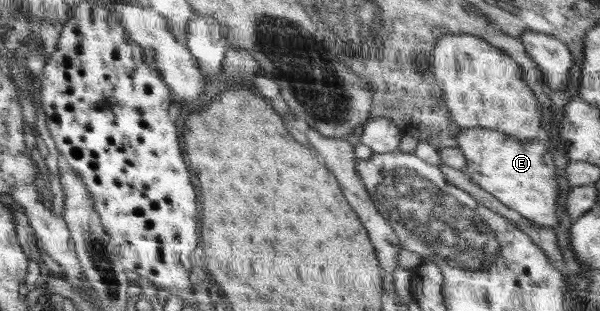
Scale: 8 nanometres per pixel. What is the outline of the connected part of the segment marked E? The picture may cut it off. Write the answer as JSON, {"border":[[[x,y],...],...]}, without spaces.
{"border":[[[462,128],[456,135],[456,140],[466,159],[463,171],[475,185],[531,222],[552,229],[561,225],[555,209],[559,193],[556,168],[543,137],[520,140],[497,130]]]}

